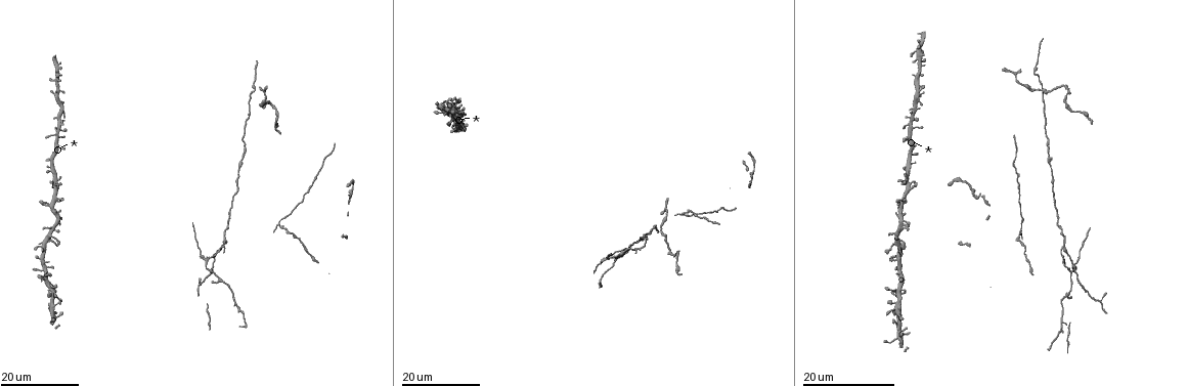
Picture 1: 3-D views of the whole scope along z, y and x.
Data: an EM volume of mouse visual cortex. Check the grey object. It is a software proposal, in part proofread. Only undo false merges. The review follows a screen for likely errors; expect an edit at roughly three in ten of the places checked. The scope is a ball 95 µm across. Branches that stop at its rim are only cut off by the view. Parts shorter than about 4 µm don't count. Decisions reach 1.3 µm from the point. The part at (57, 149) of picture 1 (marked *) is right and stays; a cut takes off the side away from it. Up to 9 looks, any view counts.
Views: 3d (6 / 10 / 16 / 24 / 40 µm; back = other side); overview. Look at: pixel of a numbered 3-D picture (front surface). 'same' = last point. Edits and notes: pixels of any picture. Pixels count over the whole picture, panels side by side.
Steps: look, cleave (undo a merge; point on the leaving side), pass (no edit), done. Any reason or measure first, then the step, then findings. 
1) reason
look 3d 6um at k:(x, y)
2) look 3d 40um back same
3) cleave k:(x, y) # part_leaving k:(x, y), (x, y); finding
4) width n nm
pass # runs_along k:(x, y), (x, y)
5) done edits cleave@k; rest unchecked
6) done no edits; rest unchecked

thin arm on a thick one
look 3d 16um at 1:(56, 200)

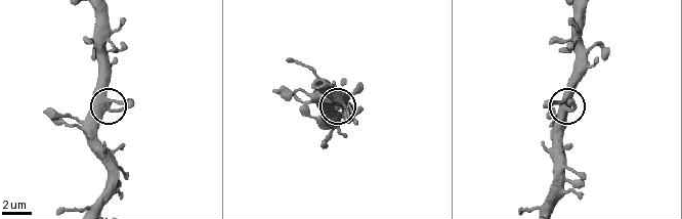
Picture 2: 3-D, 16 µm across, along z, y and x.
look 3d 10um at 2:(564, 109)

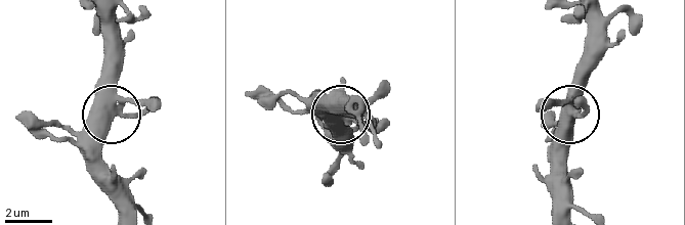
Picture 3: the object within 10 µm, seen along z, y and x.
look 3d 10um back at 3:(115, 109)

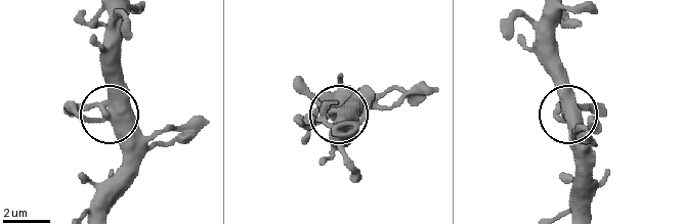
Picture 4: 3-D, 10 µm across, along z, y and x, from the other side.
arms 3
pass # runs_along 4:(353, 133), (297, 82); all the same cell

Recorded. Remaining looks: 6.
three arms meet
look 3d 24um at 1:(904, 229)

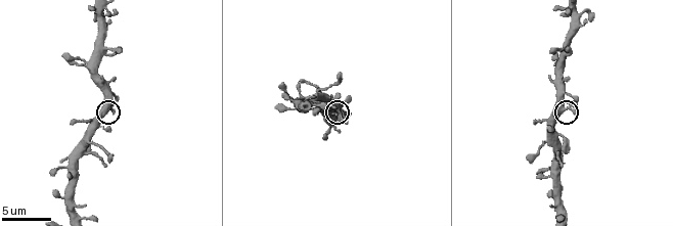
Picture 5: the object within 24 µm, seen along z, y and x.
zoom in
look 3d 10um at 5:(566, 109)

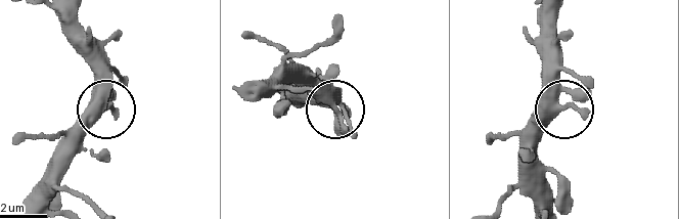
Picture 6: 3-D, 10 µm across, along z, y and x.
width 360 nm
pass # one cell here

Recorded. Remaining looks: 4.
three-way junction
look 3d 24um at 1:(899, 314)

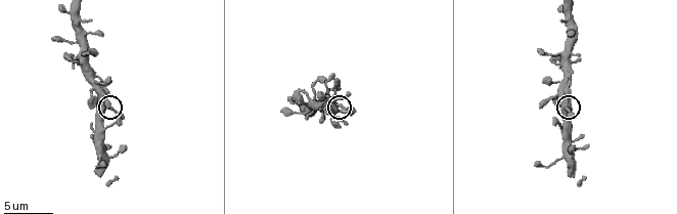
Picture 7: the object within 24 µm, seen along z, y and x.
look 3d 10um at 7:(564, 107)

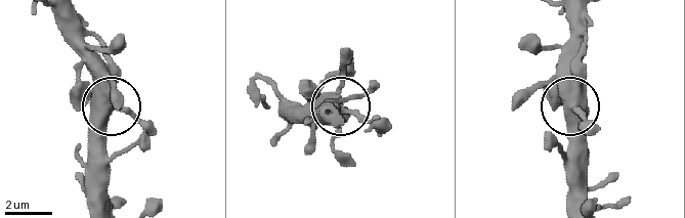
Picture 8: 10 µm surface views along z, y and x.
arms 3
pass # runs_along 8:(53, 9), (60, 33), (110, 110), (103, 183); all the same cell

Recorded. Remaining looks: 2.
side arm on a straight run
look 3d 16um at 1:(222, 240)

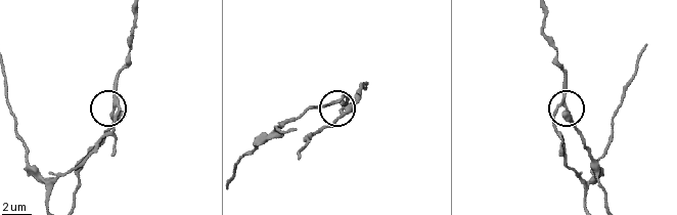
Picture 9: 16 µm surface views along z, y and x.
closer look
look 3d 6um at 9:(116, 101)

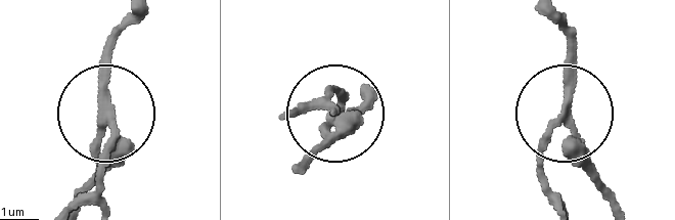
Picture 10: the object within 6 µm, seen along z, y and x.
side_arm 21 um; arms 3
cleave 10:(104, 169) # a second cell is stuck on

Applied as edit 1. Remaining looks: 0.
done edits cleave@10; rest unchecked

